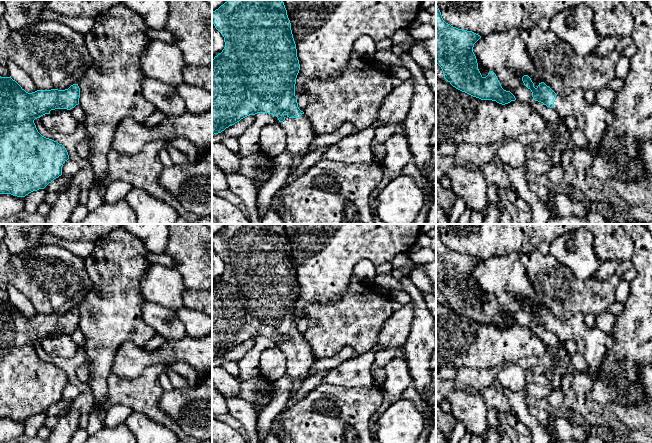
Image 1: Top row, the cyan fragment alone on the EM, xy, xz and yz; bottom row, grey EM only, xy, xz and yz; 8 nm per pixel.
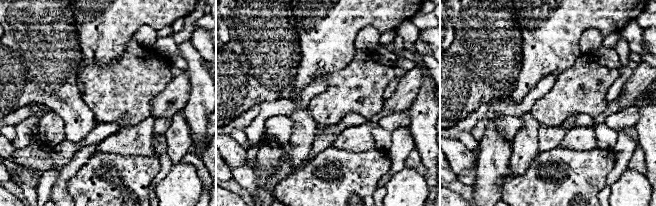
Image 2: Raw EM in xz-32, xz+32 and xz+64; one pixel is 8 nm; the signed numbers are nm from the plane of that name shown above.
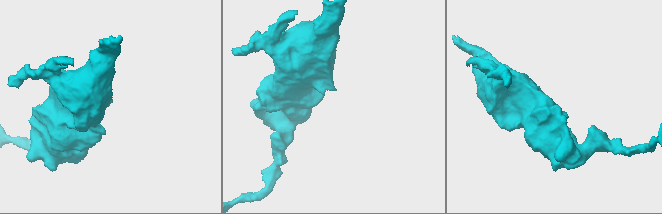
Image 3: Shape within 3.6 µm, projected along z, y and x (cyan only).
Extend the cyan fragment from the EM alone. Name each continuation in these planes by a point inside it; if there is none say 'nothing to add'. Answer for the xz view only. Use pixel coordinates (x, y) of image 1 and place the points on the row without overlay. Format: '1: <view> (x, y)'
1: xz (300, 358)

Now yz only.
1: yz (593, 343)

